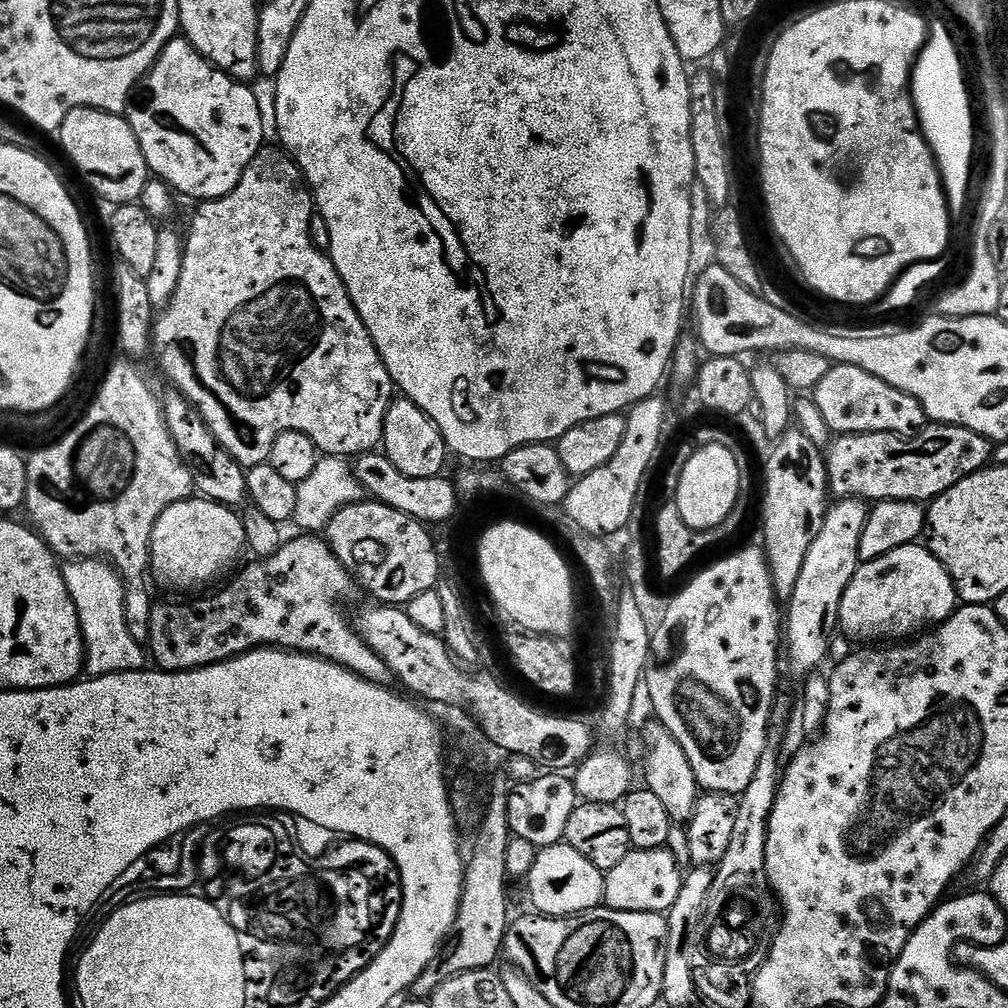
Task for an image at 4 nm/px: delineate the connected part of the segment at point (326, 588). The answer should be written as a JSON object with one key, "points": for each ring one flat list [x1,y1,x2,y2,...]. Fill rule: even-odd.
{"points":[[296,534,293,540,285,539,273,556,256,558,251,562,253,564,246,565,221,592,205,600,196,600,193,604,157,603,153,607,147,643,150,645,151,659,153,656,163,671,185,672,205,668,241,656,252,648,286,648,304,652,307,656,320,656,375,684,387,685,393,679,388,664,382,662,370,646,366,646,350,616,336,605,354,588,354,580,333,554,327,539,316,534]]}

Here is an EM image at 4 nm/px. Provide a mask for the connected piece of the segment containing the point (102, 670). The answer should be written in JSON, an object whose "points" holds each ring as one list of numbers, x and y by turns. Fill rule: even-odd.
{"points":[[100,558,73,559,63,565,62,571,70,598,74,598,74,606,78,610,80,629,84,635,84,667,87,675,109,676,119,672,145,671,146,648,128,629,128,615,124,612,126,584,120,573]]}

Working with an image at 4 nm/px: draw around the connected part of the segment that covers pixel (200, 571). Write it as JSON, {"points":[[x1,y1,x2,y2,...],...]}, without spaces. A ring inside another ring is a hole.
{"points":[[203,498,180,500,166,509,154,526,150,572,168,588,196,588,218,579,245,548,243,519,231,507]]}

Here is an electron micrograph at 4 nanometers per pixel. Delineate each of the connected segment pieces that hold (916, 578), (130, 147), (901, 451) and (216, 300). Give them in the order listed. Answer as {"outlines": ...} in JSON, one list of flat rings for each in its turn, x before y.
{"outlines":[[[917,542,902,546,898,550,890,550,890,554,882,558,874,558,861,563,850,586,846,586,846,594,842,594,838,628,841,633,844,631,852,640,900,642,905,638,915,637,921,630,928,630,937,624,944,623,945,620,951,618,957,607,956,587,946,566,942,566,942,562,934,558,934,554,927,546]],[[75,108,66,114,58,140,68,140,68,144,72,144,72,152,67,159,76,163,85,182,93,184,102,199,112,204,128,204,143,197,150,179,148,163,142,154,142,146,138,146,134,130,123,115,97,108]],[[937,424,925,427,924,431,919,432,916,436,895,436,889,432,850,432,840,434,833,439,832,443,826,449,826,463,828,465,828,491,833,497,842,500,863,500,865,502,879,502,881,500,915,500,917,502,931,502,936,497,942,495,950,486,954,486,962,478,980,471,989,463,988,460,994,456,994,444,987,436,979,436,974,430,963,428,957,424]],[[261,148,233,192,197,207,200,209,193,214,192,225,189,226,188,236,186,232,184,240,182,278,178,278,178,288,174,290,170,302,155,317,151,330,151,351,160,363,161,370,168,375,168,384,200,412,201,418,208,424,221,447,243,466,265,463,274,446,272,436,278,438,278,435,288,432,306,434,323,455,341,458,367,455,383,443,385,414,394,399,396,387,338,270,332,265,331,259,312,244,308,227,310,218,314,215,314,201,304,177,300,175,299,166,287,152,276,148]]]}

